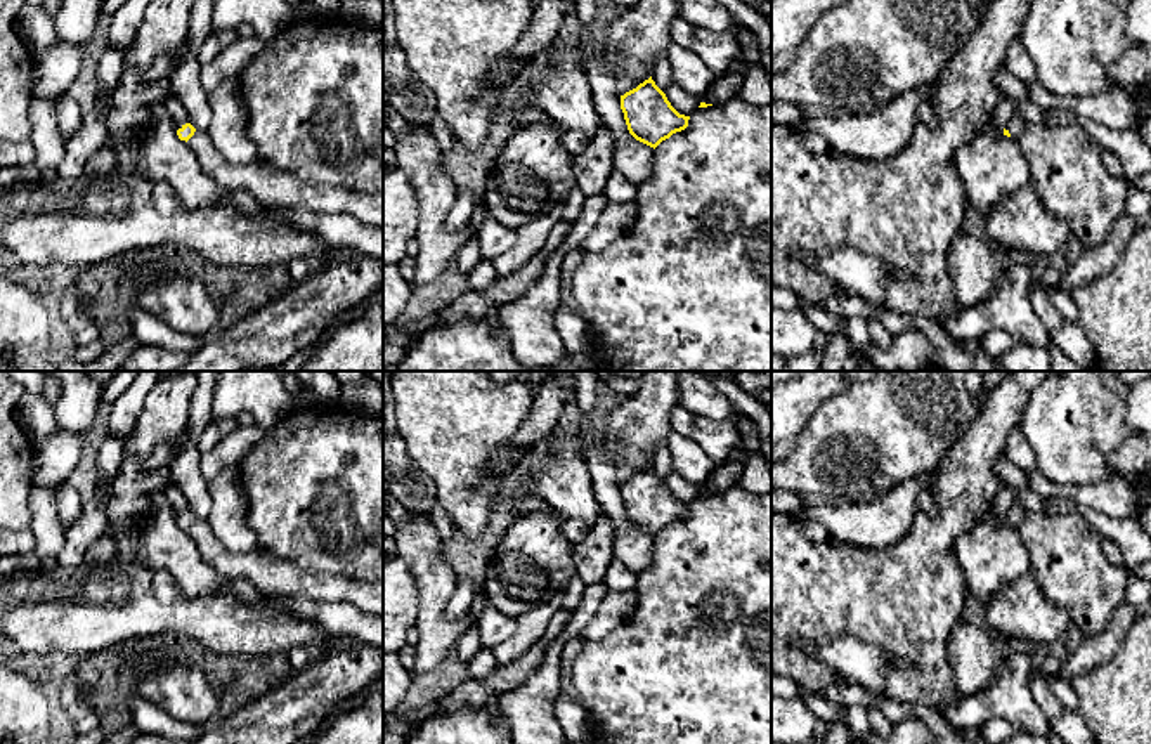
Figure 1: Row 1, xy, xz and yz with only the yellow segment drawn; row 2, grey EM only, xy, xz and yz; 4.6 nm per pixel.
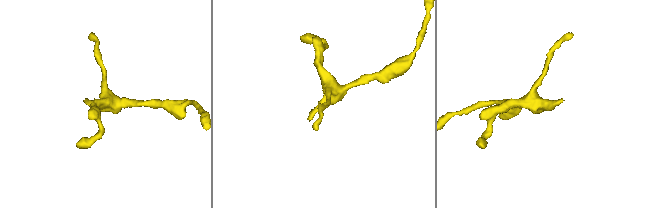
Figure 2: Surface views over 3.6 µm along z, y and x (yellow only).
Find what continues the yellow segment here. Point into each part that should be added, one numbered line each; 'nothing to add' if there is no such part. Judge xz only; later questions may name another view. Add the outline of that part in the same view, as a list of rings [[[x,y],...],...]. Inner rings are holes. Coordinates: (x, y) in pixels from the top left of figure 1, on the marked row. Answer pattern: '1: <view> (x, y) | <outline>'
nothing to add

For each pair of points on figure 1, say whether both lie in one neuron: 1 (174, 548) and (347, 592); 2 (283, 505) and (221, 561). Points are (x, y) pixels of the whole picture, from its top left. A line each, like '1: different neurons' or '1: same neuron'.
1: different neurons
2: different neurons

